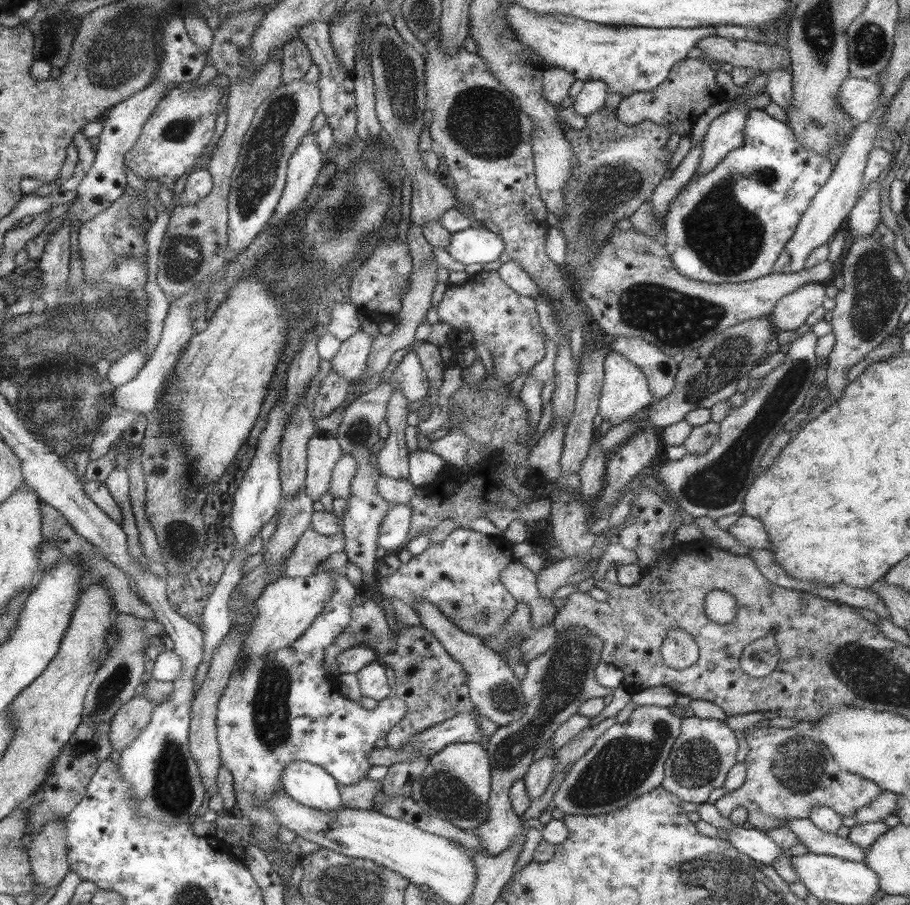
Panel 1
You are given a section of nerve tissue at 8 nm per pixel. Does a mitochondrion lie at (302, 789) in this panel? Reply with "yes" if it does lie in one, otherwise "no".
no

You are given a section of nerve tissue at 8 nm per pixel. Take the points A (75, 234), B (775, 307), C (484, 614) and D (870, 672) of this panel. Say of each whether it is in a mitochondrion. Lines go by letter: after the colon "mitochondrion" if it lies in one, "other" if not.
A: other
B: other
C: mitochondrion
D: mitochondrion

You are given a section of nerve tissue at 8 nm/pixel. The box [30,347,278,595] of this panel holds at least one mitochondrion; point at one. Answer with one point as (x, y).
(178, 535)

